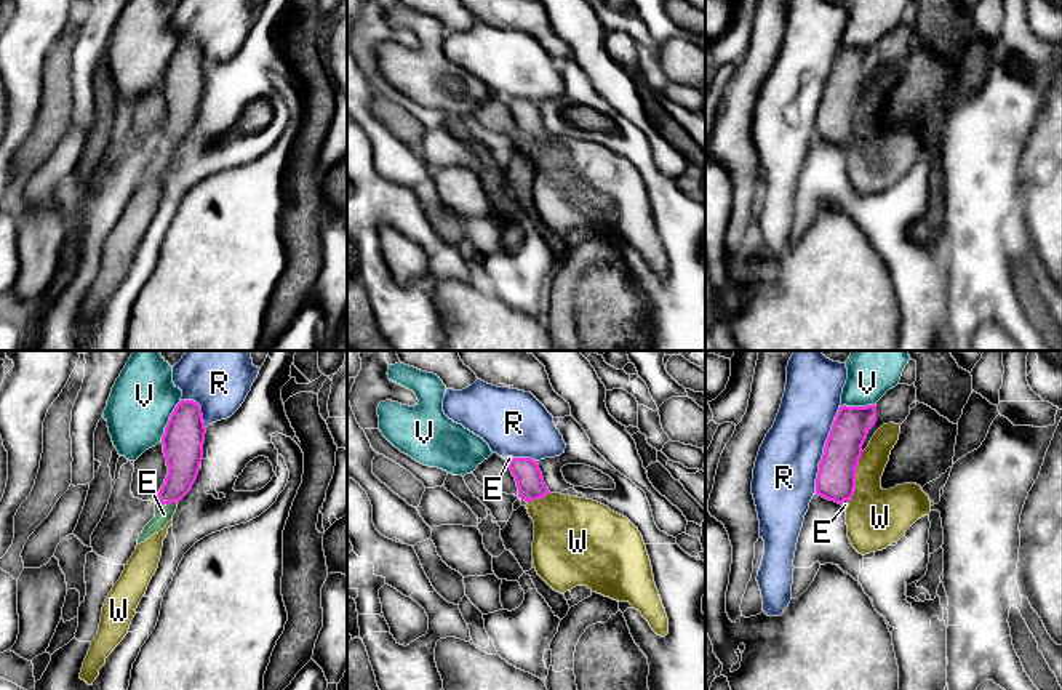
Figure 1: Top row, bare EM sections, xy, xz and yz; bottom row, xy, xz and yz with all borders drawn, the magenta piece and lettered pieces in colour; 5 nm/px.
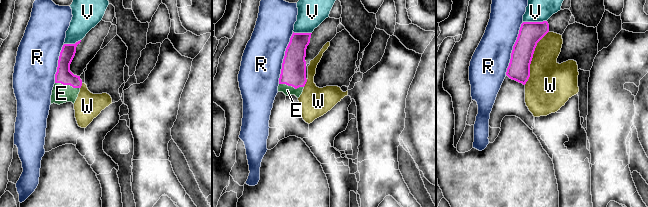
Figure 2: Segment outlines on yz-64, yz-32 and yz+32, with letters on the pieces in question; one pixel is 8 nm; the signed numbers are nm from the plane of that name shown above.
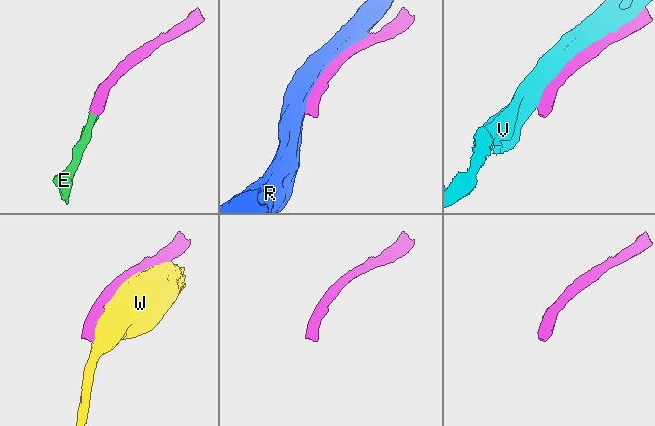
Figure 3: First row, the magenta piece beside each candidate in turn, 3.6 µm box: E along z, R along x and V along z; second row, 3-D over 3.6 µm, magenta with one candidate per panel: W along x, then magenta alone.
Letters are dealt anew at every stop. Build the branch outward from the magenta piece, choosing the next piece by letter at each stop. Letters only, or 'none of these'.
E

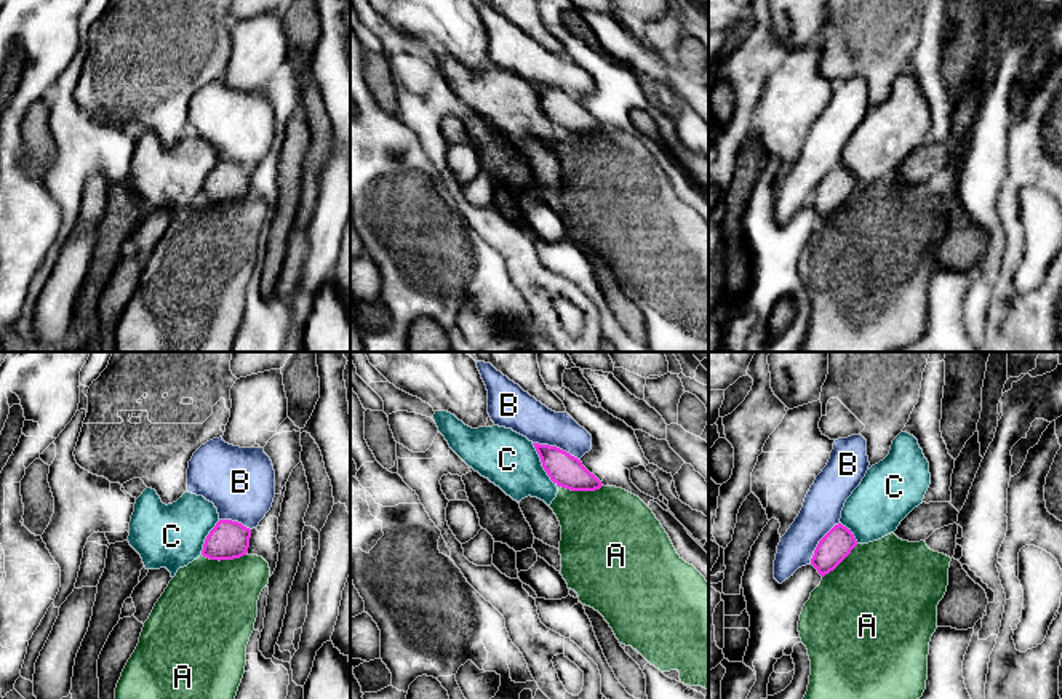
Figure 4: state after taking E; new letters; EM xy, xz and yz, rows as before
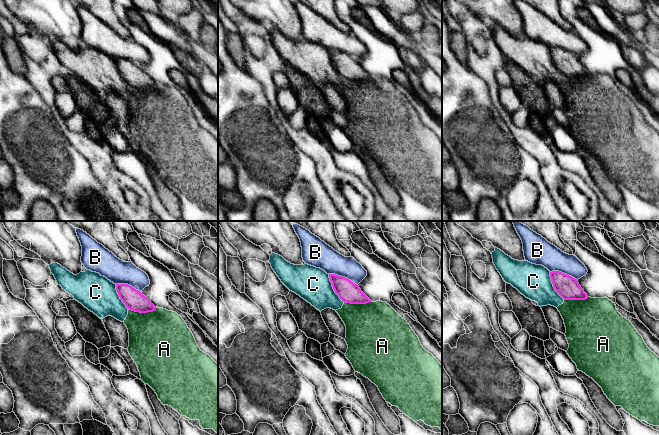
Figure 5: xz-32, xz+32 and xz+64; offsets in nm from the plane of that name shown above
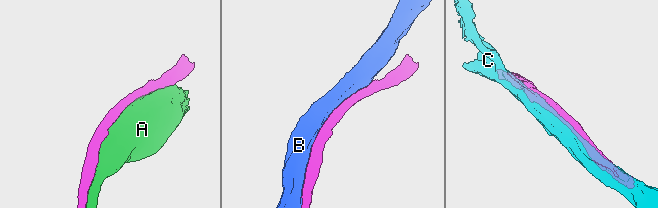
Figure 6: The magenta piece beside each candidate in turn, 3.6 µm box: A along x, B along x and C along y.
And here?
none of these

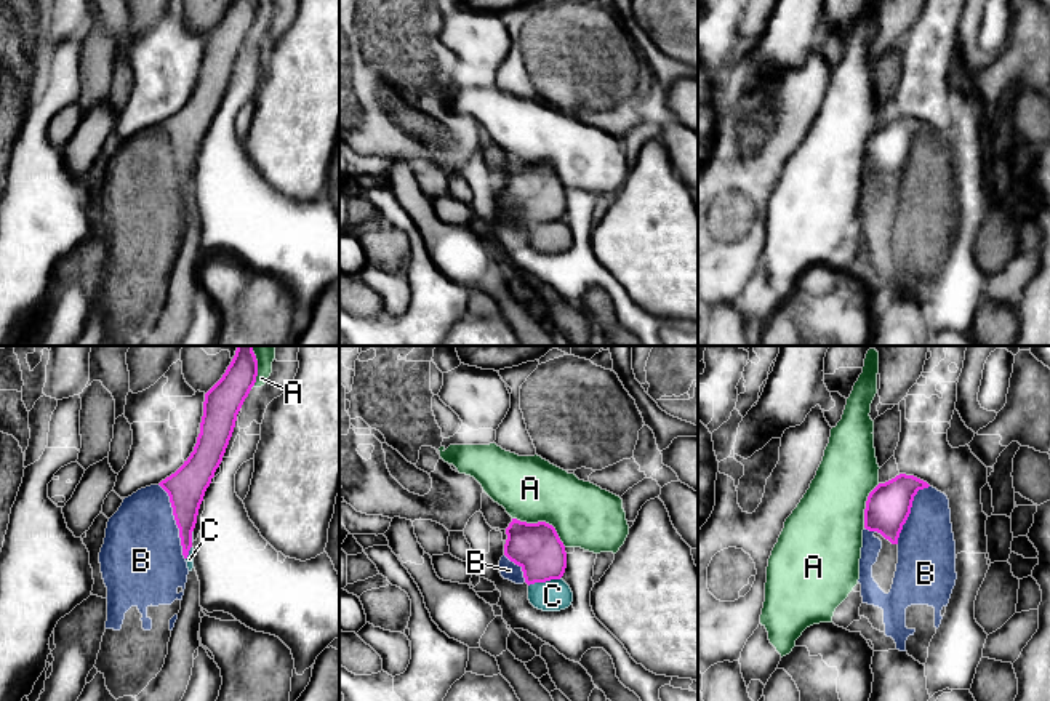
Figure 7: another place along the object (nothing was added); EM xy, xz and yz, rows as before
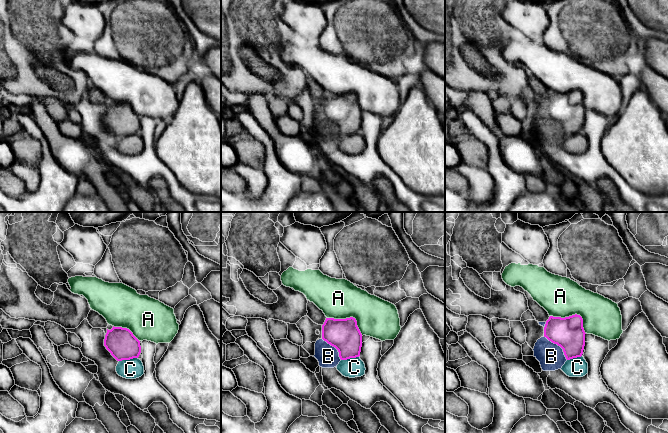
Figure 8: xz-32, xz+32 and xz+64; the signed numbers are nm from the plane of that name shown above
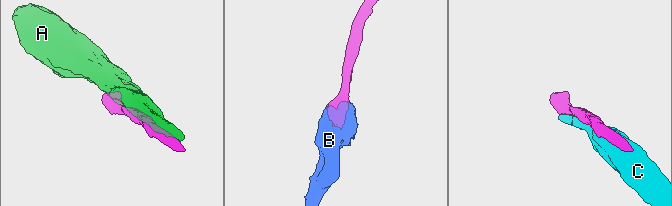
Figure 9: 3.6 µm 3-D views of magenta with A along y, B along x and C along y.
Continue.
B

